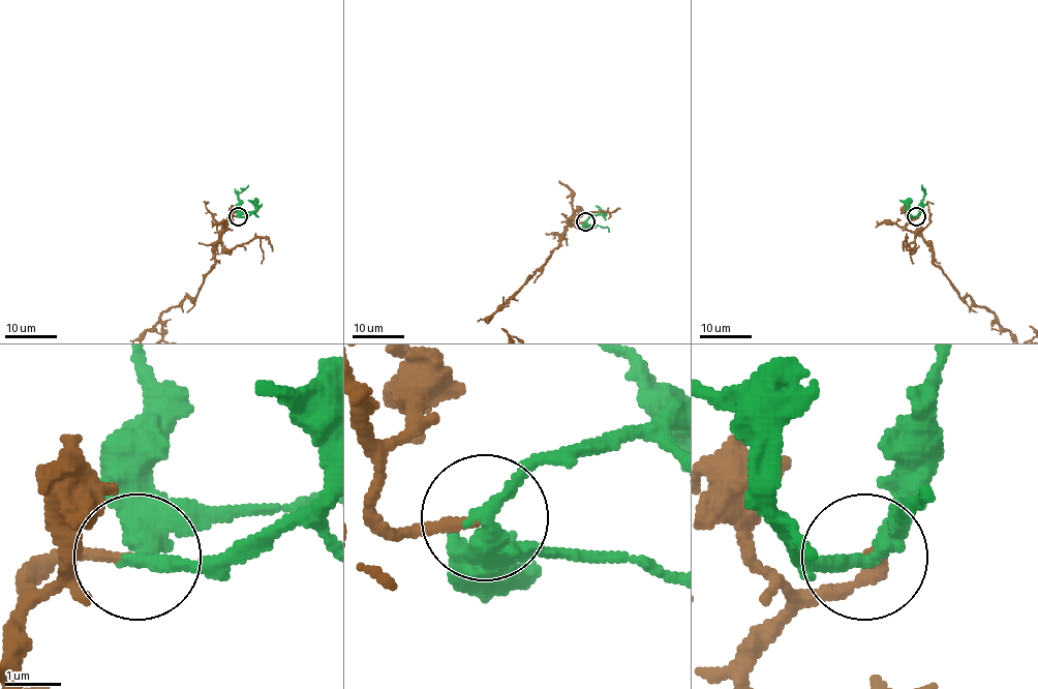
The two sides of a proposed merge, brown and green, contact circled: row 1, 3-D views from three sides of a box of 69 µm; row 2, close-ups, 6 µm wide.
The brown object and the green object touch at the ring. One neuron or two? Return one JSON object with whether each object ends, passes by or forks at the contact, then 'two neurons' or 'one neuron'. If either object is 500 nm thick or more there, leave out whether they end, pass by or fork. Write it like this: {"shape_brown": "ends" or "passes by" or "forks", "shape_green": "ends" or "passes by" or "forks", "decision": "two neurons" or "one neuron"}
{"shape_brown": "ends", "shape_green": "passes by", "decision": "one neuron"}

